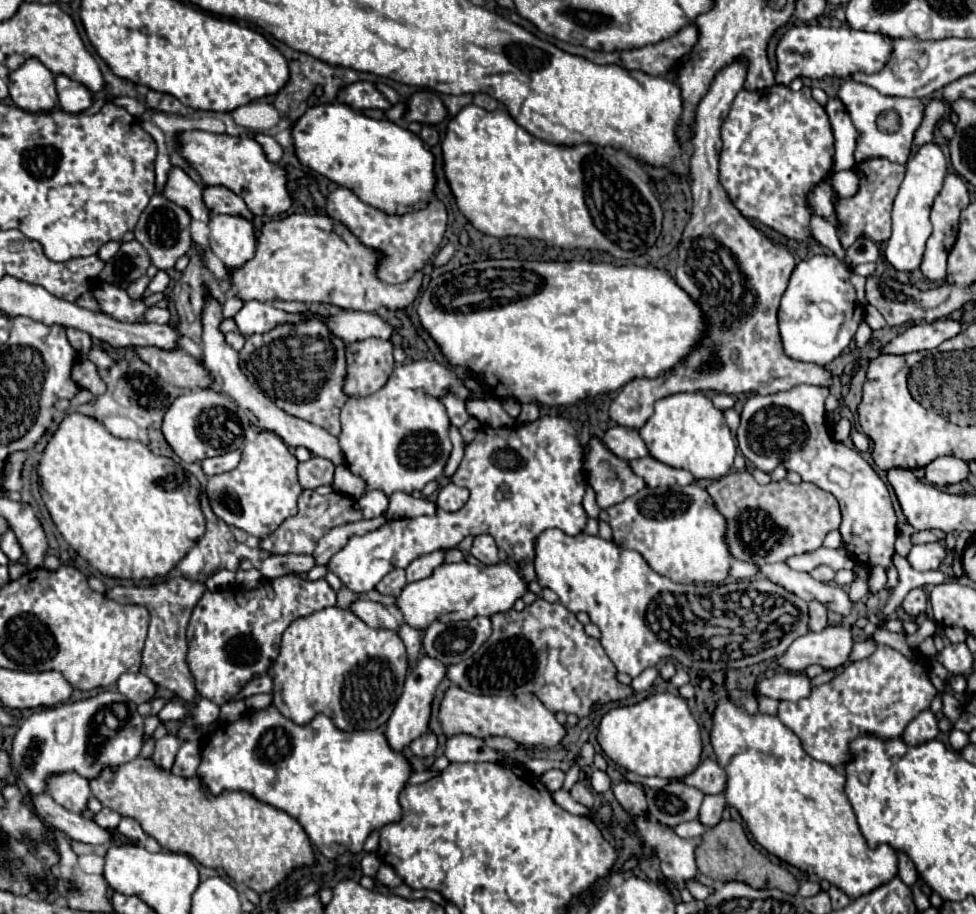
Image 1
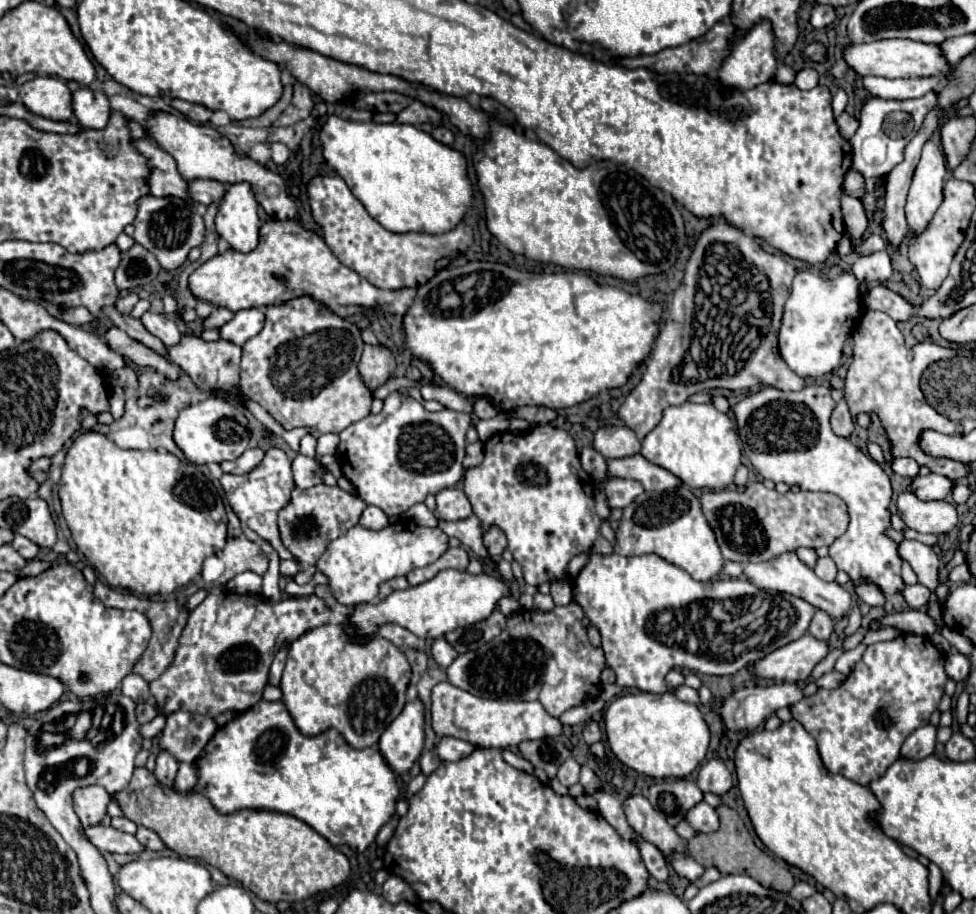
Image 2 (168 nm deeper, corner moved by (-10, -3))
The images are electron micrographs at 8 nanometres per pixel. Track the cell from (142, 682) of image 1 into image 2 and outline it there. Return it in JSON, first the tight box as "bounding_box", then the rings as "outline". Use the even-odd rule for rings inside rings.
{"bounding_box":[122,675,150,703],"outline":[[[126,675],[122,679],[122,693],[136,703],[146,701],[150,697],[148,695],[148,683],[142,677],[136,677],[136,675]]]}

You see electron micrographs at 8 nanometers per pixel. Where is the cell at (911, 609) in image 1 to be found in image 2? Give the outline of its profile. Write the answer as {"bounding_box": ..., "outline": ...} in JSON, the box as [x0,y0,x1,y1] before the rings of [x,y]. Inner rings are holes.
{"bounding_box":[902,583,930,609],"outline":[[[916,583],[916,585],[906,587],[902,591],[902,595],[912,609],[924,609],[928,605],[928,599],[930,599],[930,589],[924,587],[922,583]]]}

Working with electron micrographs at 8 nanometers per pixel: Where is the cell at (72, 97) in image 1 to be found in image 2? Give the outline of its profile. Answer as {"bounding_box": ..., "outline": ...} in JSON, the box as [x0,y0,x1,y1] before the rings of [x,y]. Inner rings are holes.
{"bounding_box":[74,87,110,129],"outline":[[[80,87],[74,91],[74,115],[86,129],[104,129],[110,119],[110,103],[104,93]]]}

